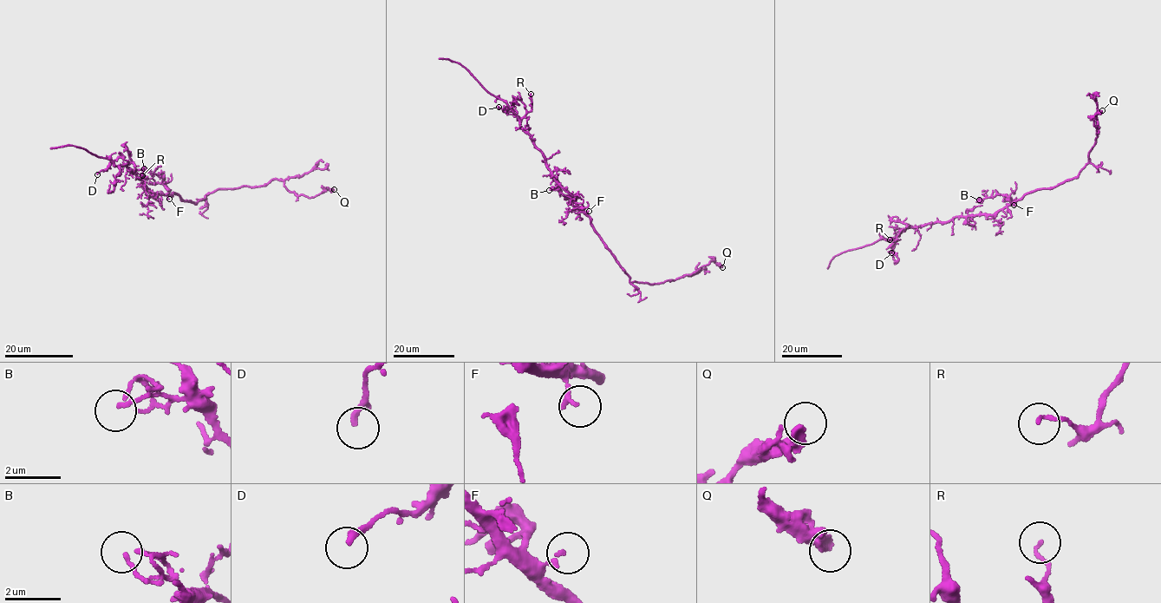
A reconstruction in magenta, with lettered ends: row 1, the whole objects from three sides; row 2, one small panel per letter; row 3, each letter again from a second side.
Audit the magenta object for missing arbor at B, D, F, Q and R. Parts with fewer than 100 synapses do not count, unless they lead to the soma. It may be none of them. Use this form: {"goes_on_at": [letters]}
{"goes_on_at": []}

